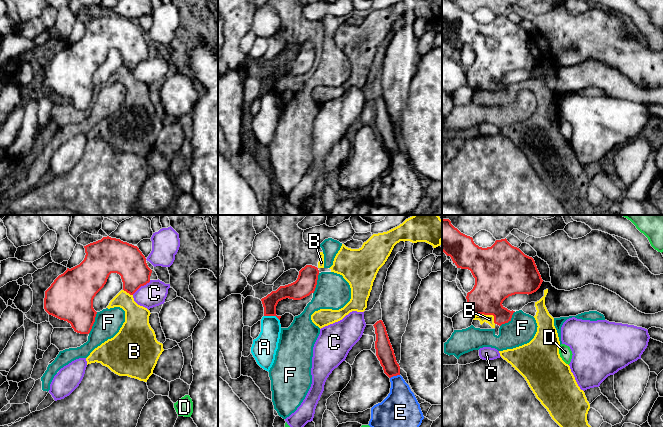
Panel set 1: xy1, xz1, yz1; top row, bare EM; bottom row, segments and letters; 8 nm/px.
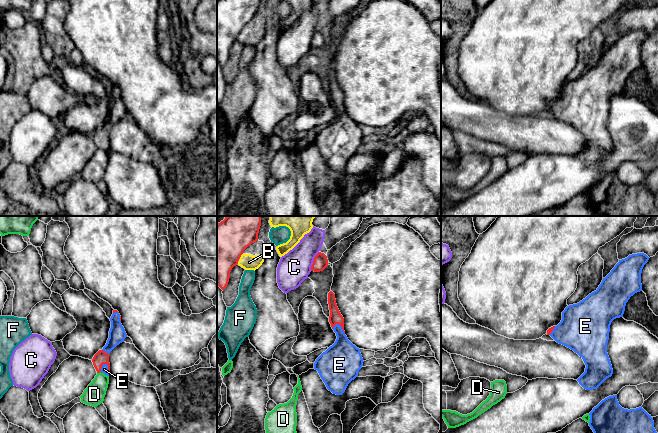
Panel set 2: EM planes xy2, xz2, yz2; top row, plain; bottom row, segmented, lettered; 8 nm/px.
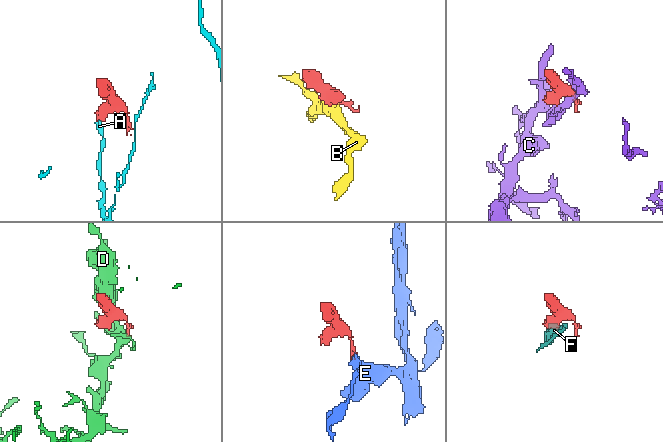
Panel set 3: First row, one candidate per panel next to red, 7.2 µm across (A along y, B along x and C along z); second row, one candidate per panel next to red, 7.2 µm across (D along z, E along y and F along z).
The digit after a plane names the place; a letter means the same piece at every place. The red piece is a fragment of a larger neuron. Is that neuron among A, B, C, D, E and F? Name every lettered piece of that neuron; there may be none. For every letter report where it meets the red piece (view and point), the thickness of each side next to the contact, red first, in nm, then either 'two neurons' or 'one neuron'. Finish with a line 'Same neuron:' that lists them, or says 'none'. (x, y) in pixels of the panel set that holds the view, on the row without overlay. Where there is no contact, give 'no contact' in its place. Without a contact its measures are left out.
A: xz1 (272, 91) | 130/190 nm | two neurons
B: yz1 (487, 90) | 300/70 nm | two neurons
C: xy1 (141, 61) | 260/200 nm | two neurons
D: xy2 (98, 148) | 110/170 nm | two neurons
E: xy2 (108, 143) | 110/60 nm | one neuron
F: xy1 (93, 99) | 340/220 nm | two neurons
Same neuron: E

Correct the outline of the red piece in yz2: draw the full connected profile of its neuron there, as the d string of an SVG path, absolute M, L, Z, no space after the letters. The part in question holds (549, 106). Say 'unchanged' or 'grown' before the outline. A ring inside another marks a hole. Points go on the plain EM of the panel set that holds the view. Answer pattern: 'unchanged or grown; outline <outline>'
grown; outline M644 29L632 30L619 36L611 48L603 54L596 67L579 79L567 82L562 88L561 98L547 106L547 111L557 119L570 124L583 135L586 141L585 148L577 157L586 166L597 165L613 150L607 129L610 101L614 95L623 93L630 73L642 67L641 49L648 36L649 33Z

